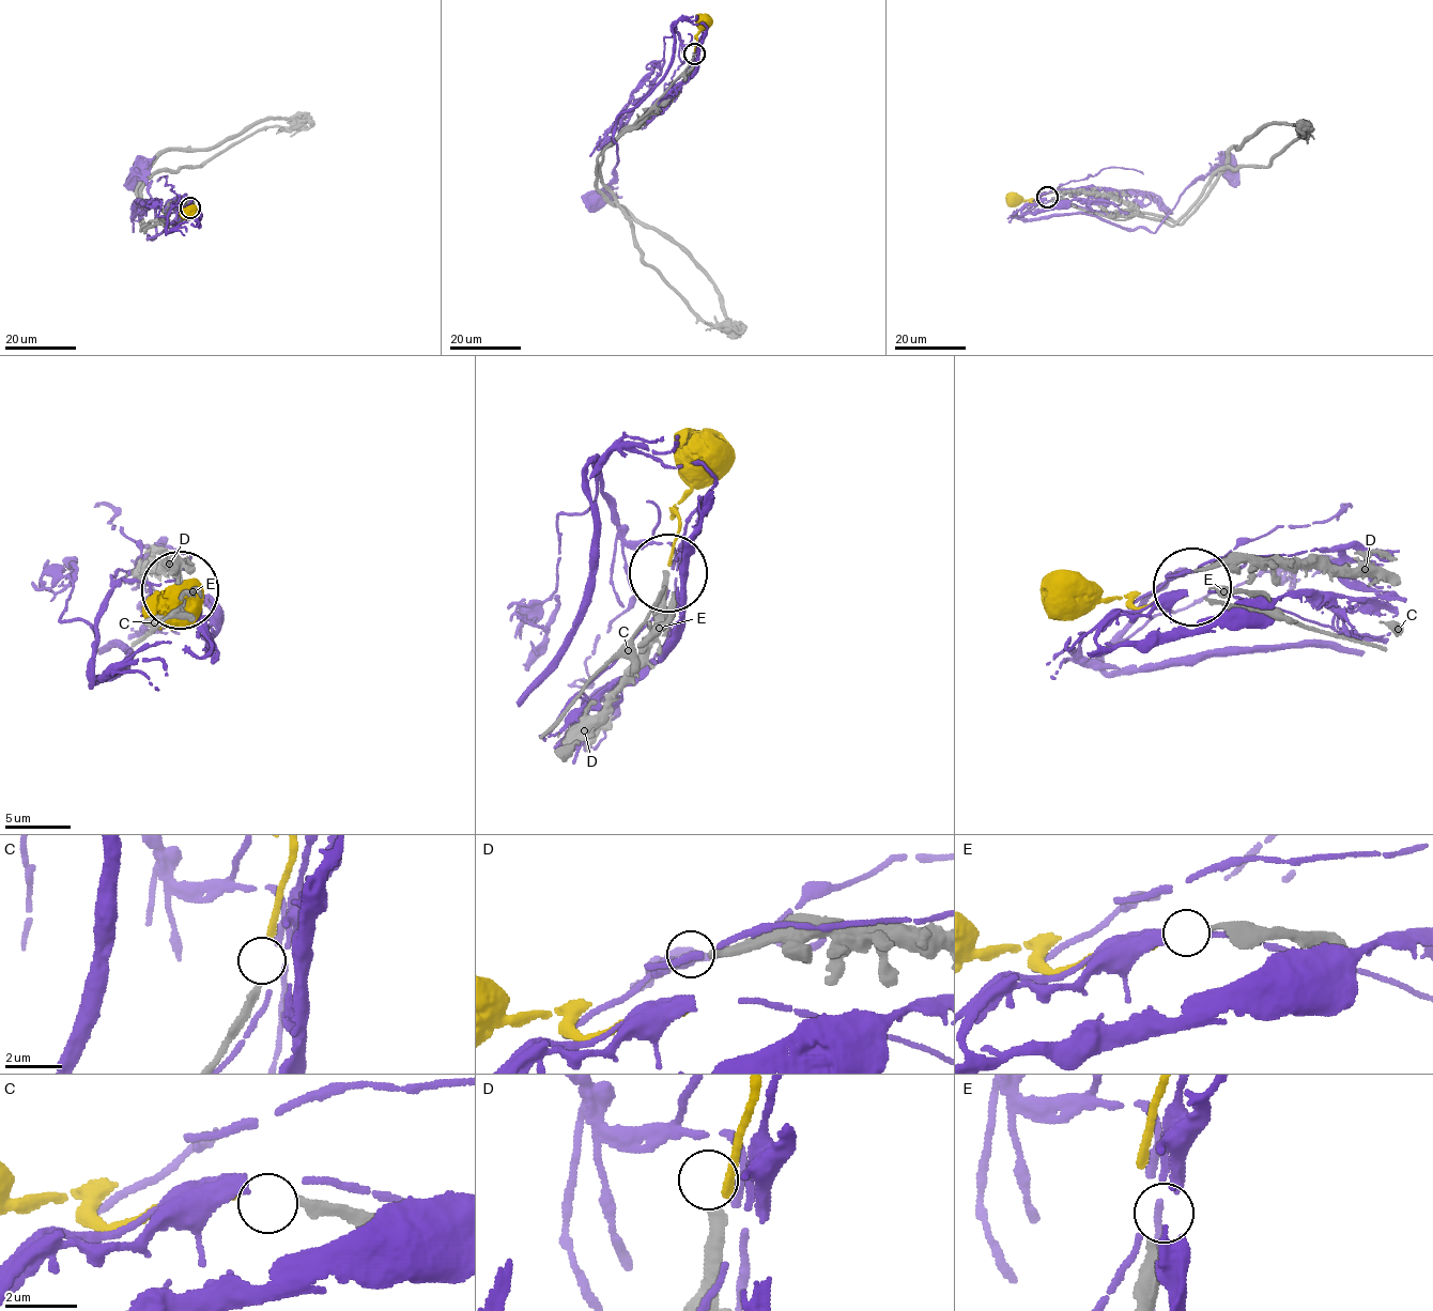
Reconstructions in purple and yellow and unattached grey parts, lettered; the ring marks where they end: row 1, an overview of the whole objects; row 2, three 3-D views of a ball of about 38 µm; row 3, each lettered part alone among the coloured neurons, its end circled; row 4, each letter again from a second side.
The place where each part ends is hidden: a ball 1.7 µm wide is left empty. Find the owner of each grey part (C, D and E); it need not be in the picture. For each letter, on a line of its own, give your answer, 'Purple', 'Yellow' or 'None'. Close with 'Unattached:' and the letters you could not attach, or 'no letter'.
C: Yellow
D: None
E: Purple
Unattached: D

